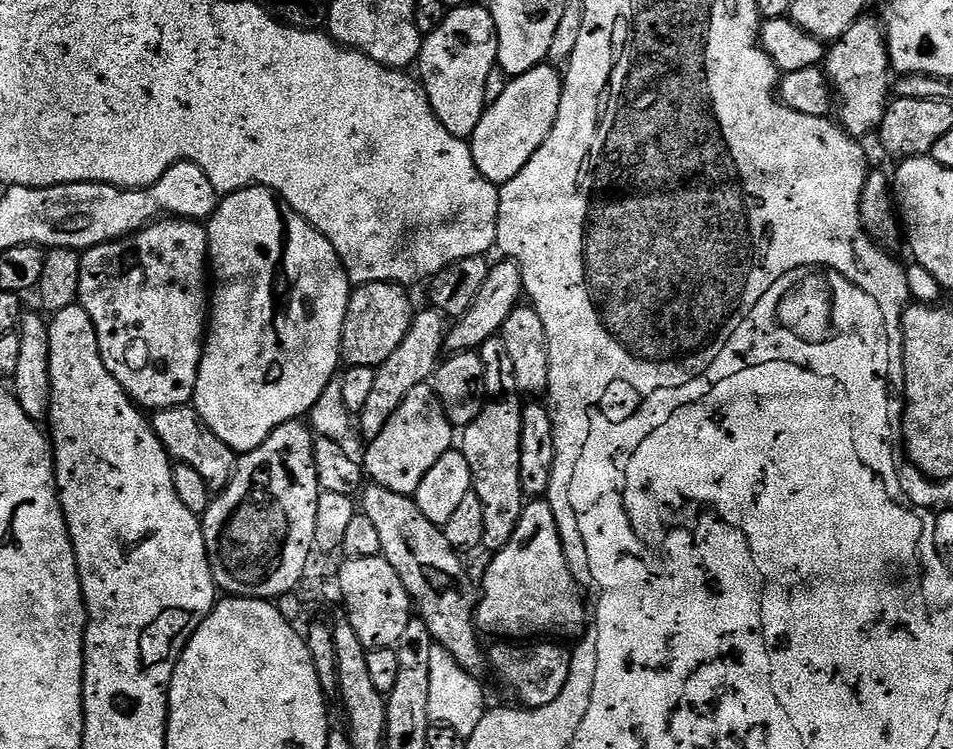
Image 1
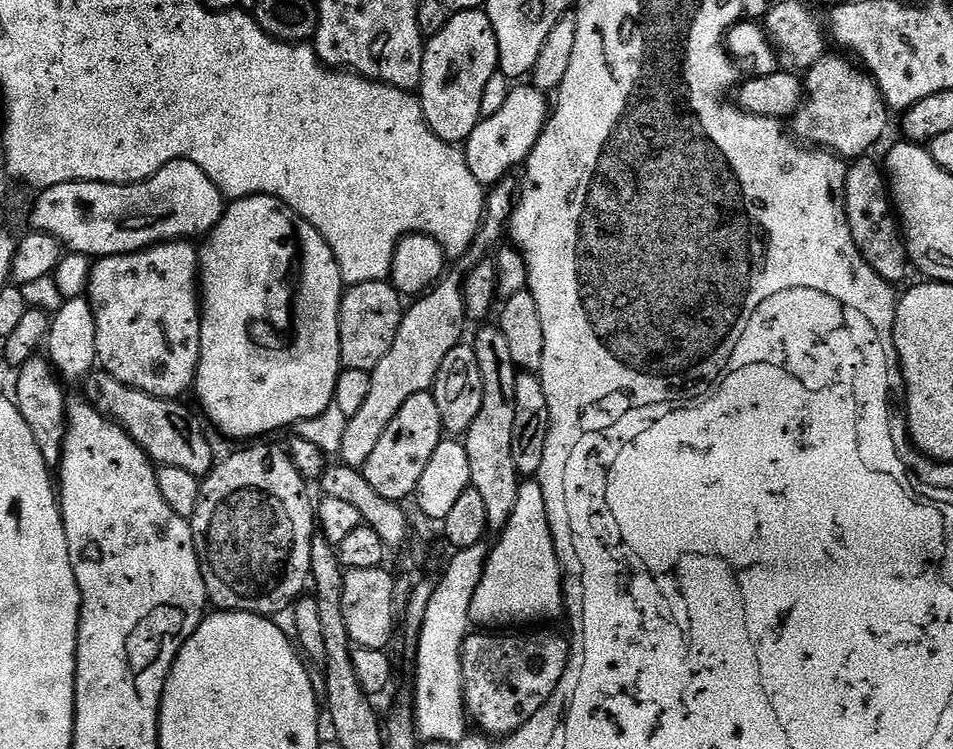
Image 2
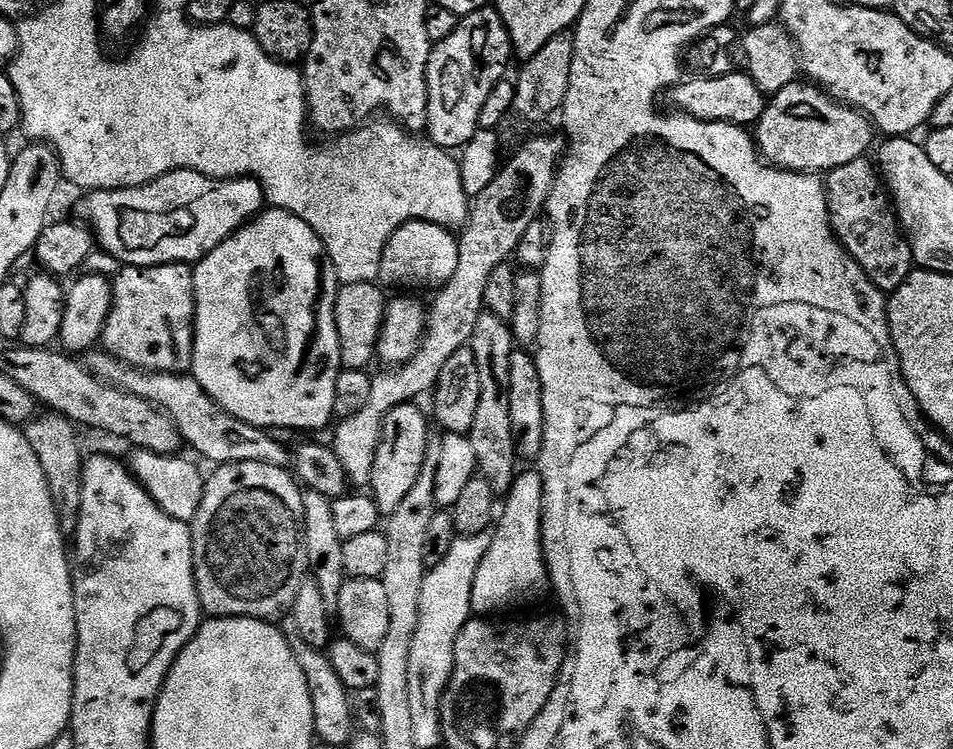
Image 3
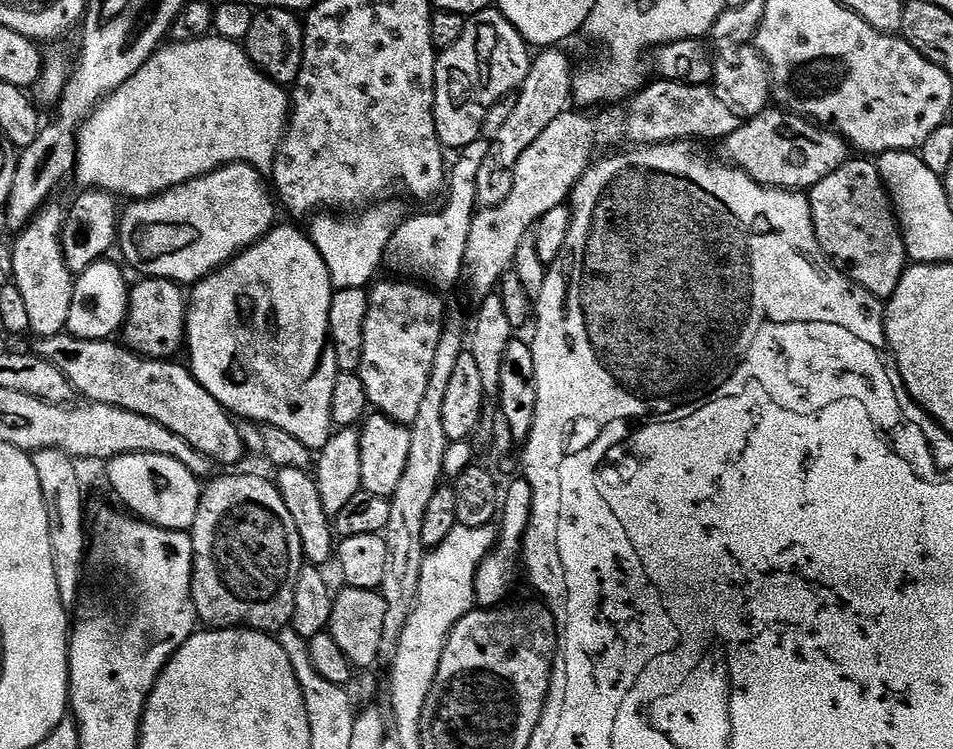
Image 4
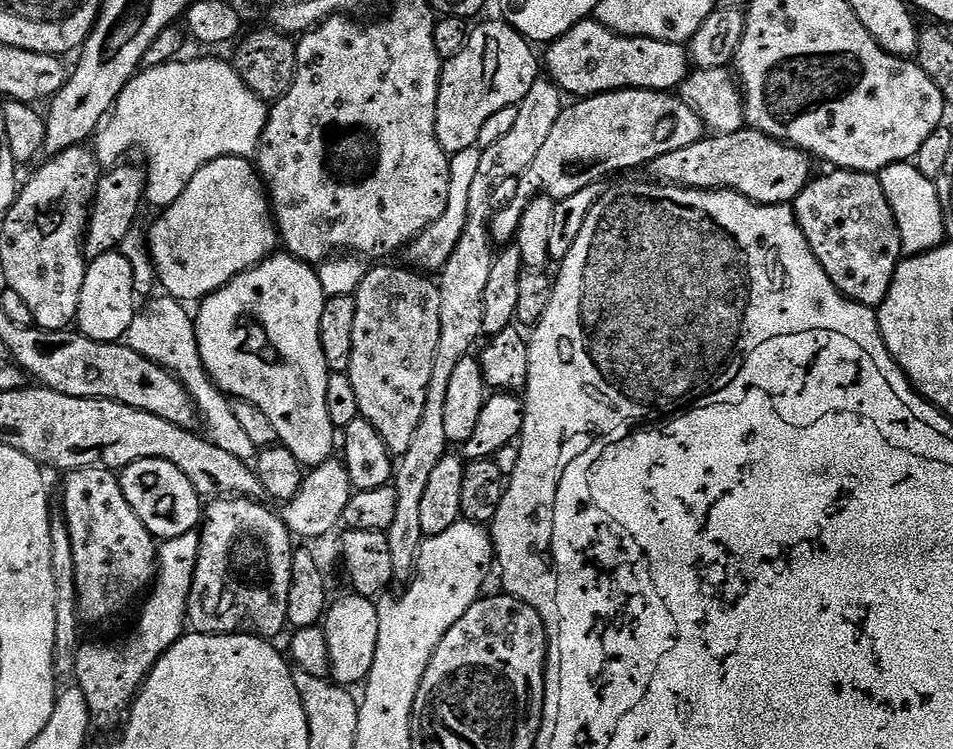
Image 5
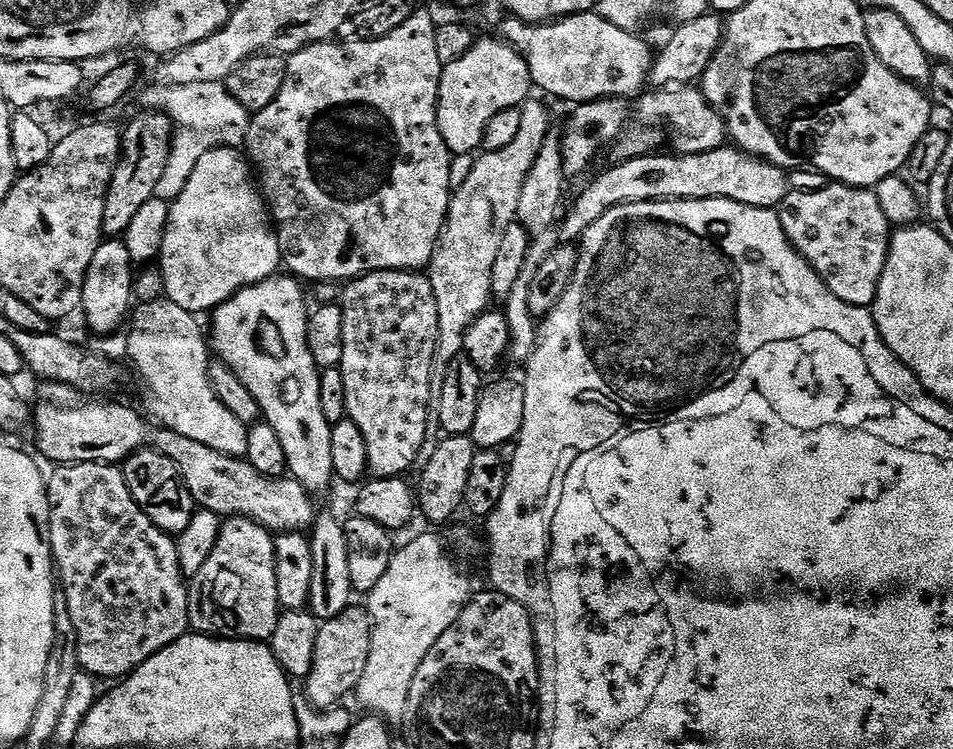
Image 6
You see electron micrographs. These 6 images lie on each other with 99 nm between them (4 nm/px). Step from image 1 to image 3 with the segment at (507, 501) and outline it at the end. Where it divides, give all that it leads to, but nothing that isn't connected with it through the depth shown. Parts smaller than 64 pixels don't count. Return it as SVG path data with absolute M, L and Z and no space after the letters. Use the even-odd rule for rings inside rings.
M485 310L474 326L470 346L474 350L474 359L478 361L478 382L482 386L478 414L474 414L470 433L474 458L479 475L490 482L497 494L507 494L518 471L516 433L510 426L510 354L517 351L518 345L512 336L511 323Z

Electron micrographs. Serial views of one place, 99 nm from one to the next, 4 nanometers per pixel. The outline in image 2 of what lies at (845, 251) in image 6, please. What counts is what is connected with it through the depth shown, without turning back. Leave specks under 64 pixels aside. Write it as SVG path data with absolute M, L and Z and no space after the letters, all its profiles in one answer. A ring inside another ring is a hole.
M856 158L848 164L848 178L844 187L844 209L850 226L850 234L866 262L873 268L886 283L896 286L899 280L904 280L910 273L910 261L908 259L908 245L904 243L904 234L900 221L894 211L892 197L886 173L879 163L872 158Z

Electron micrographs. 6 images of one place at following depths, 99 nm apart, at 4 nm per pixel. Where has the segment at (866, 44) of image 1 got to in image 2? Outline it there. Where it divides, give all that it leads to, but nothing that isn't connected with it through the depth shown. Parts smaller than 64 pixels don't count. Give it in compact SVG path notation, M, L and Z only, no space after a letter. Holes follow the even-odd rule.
M825 54L821 60L814 62L812 68L807 69L806 75L803 77L806 93L804 103L796 111L796 115L791 117L790 128L792 124L791 131L794 133L795 139L805 145L823 148L836 153L841 158L864 158L871 153L868 151L883 138L884 131L888 128L890 109L879 86L867 71L859 63L849 59L847 55L836 55L840 56Z

